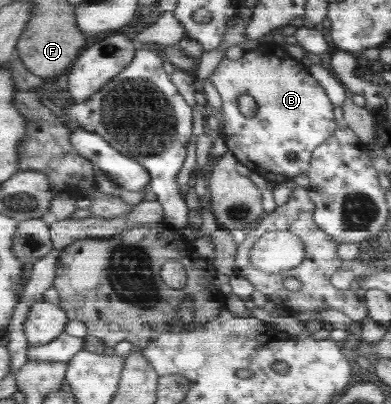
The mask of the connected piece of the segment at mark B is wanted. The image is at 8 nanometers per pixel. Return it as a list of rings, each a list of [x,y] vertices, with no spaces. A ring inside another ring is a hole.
[[[275,41],[262,42],[247,52],[238,60],[223,58],[208,78],[214,84],[217,93],[221,95],[221,115],[224,120],[222,136],[231,152],[245,167],[262,175],[267,182],[279,184],[287,182],[297,175],[306,173],[311,167],[315,149],[324,143],[335,132],[335,117],[333,105],[321,84],[307,71],[307,66],[297,63],[295,59],[283,55]],[[251,95],[257,103],[257,112],[253,117],[245,117],[239,110],[239,97]],[[289,153],[295,153],[293,161],[285,159]]]

